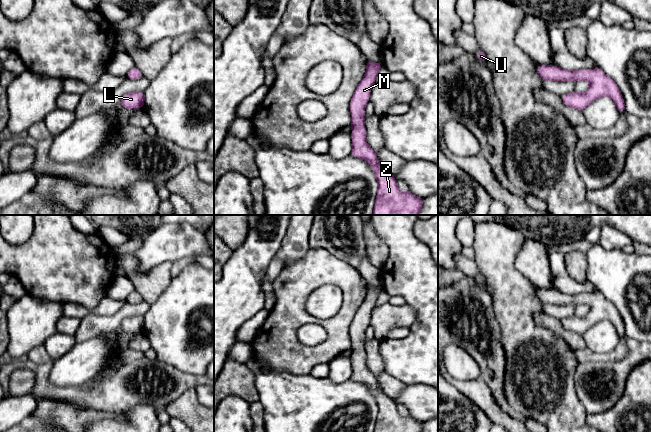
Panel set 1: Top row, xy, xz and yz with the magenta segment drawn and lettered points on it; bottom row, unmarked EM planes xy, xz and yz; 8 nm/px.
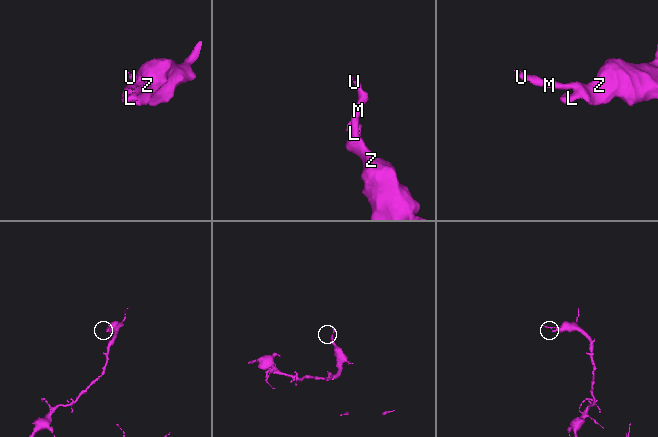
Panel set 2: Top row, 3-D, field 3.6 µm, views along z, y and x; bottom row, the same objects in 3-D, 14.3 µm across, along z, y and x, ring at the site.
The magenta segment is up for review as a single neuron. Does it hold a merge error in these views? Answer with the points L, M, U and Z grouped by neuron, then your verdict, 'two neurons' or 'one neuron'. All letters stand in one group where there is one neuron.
L M U Z | one neuron

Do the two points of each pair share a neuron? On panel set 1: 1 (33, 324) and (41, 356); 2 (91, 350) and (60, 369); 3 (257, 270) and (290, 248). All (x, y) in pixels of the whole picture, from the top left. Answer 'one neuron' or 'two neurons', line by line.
1: two neurons
2: one neuron
3: two neurons

